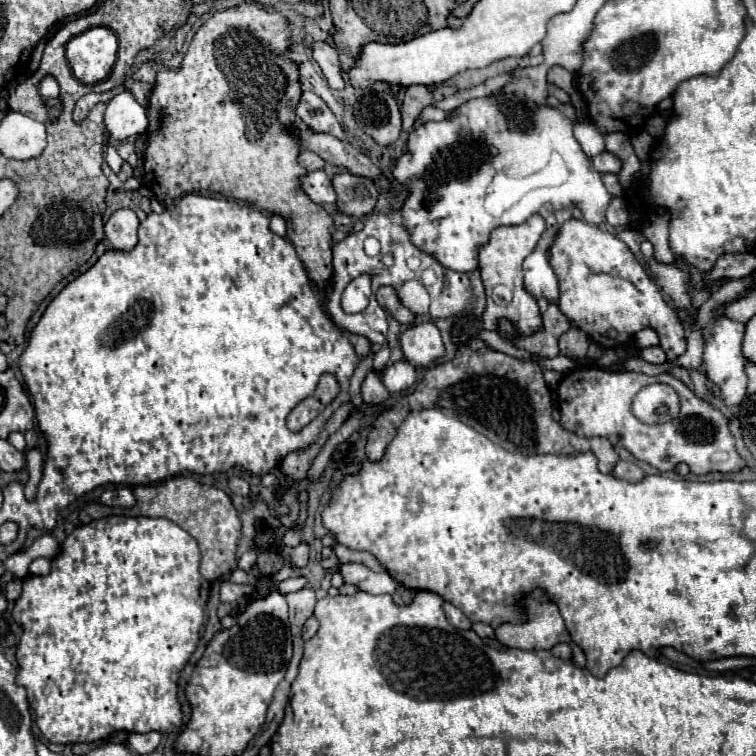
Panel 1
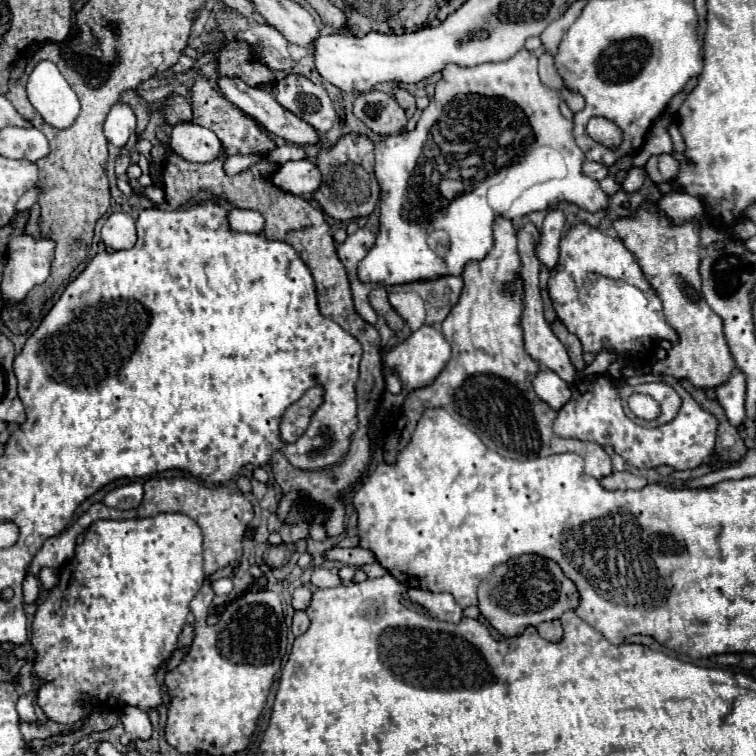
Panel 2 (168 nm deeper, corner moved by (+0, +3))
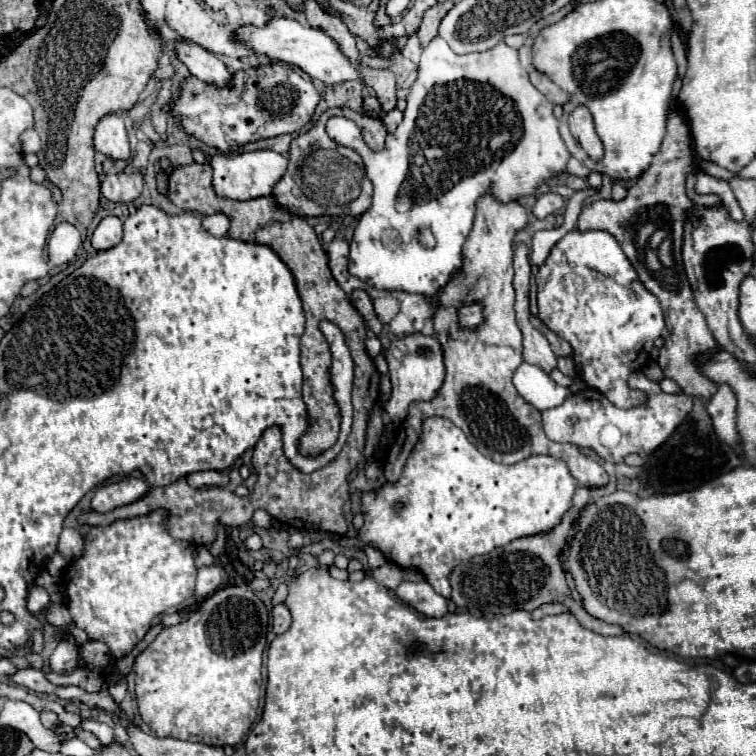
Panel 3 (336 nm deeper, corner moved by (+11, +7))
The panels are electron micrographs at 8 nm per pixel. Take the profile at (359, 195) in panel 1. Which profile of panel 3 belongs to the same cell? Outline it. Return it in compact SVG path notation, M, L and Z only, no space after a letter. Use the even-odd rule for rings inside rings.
M327 108L311 130L299 134L289 148L289 166L285 176L273 188L273 200L281 208L297 216L361 216L369 204L373 186L365 176L365 166L357 152L349 152L349 148L337 148L329 136L325 136L325 116L333 116L333 112L345 112L345 116L353 116L361 128L365 128L365 142L371 150L385 148L387 130L381 118L355 112L351 108ZM313 200L313 202L311 202ZM339 204L339 206L337 206Z

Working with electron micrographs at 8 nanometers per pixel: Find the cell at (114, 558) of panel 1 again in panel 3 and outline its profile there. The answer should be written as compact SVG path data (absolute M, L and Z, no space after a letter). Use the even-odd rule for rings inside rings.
M153 512L149 516L139 516L139 518L131 518L131 520L117 520L113 522L111 526L95 526L91 528L87 534L85 534L85 552L81 558L77 558L75 562L69 564L69 568L65 570L63 574L63 580L65 580L65 588L67 588L67 596L69 596L69 612L71 612L71 618L75 620L77 628L83 628L91 640L101 640L105 642L109 648L111 648L111 654L113 656L125 656L143 636L145 632L149 630L151 622L155 616L159 616L163 610L171 608L171 606L177 606L181 604L183 600L187 600L189 596L193 596L193 588L195 588L195 576L197 576L197 568L195 568L195 562L193 562L193 554L195 554L195 548L189 544L189 542L183 542L183 540L175 540L173 536L169 536L169 532L165 532L163 528L163 514L159 512Z

